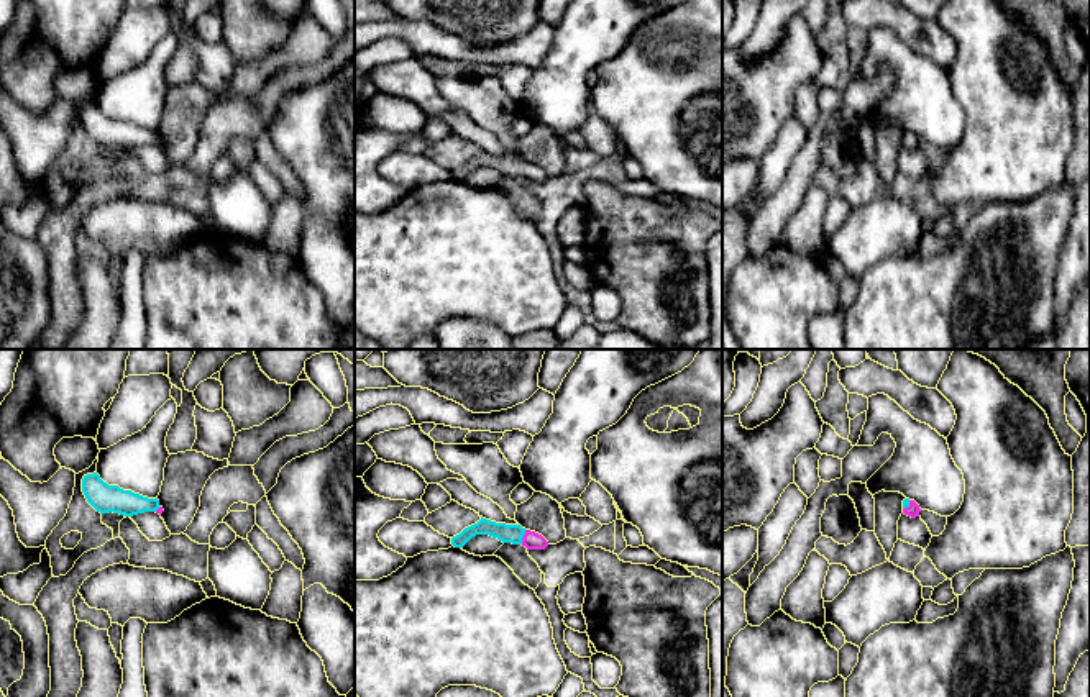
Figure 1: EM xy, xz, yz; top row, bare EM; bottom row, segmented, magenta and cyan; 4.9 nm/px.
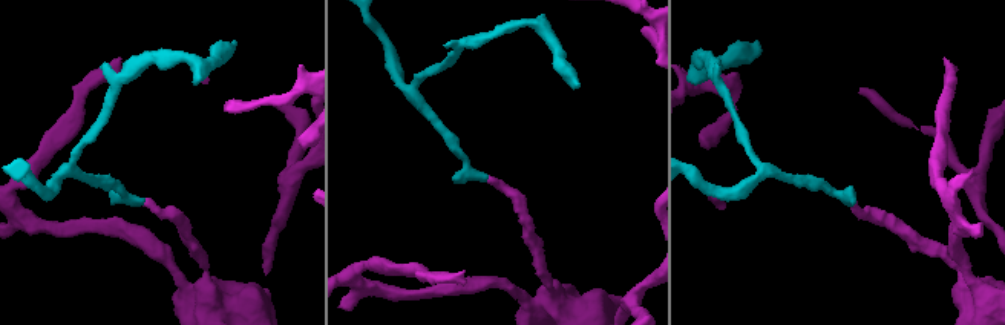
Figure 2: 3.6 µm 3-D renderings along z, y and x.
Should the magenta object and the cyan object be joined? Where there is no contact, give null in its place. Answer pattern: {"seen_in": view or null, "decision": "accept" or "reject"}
{"seen_in": "xz", "decision": "accept"}

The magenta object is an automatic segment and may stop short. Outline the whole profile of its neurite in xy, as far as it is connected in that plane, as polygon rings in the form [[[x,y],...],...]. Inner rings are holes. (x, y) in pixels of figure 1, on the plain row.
[[[97,105],[87,107],[82,112],[82,125],[87,134],[100,146],[120,146],[133,149],[144,144],[163,146],[158,131],[148,131],[131,123],[123,123],[118,118],[108,118]]]

